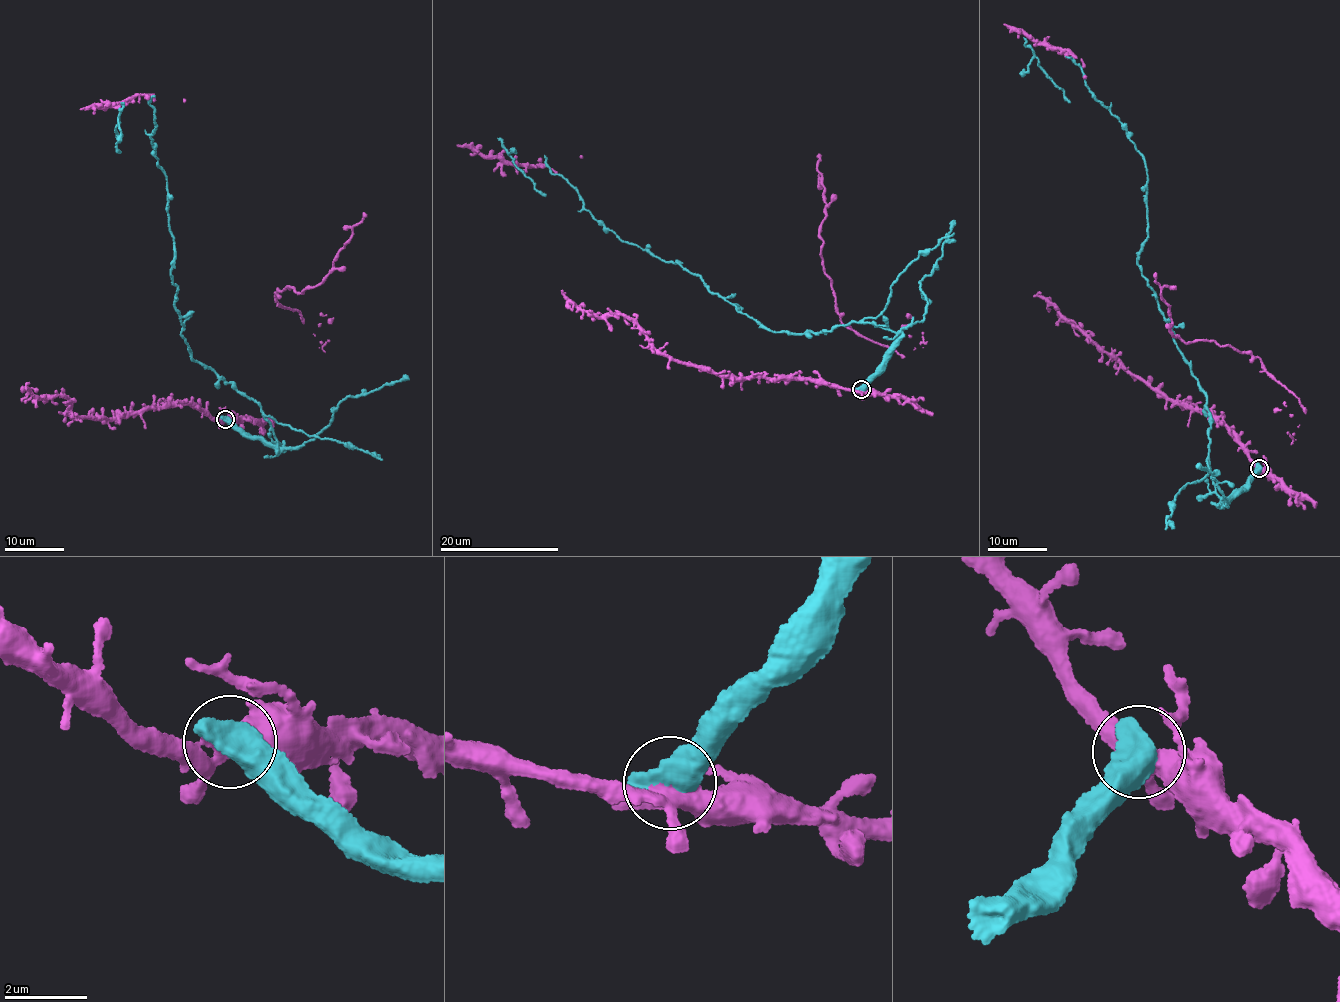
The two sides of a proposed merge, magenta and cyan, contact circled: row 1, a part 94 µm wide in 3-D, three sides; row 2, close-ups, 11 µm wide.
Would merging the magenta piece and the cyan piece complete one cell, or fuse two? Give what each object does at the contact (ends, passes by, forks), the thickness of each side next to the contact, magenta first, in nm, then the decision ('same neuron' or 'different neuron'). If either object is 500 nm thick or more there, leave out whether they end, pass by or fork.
320 nm thick on the magenta side, 900 nm on the other; different neuron

